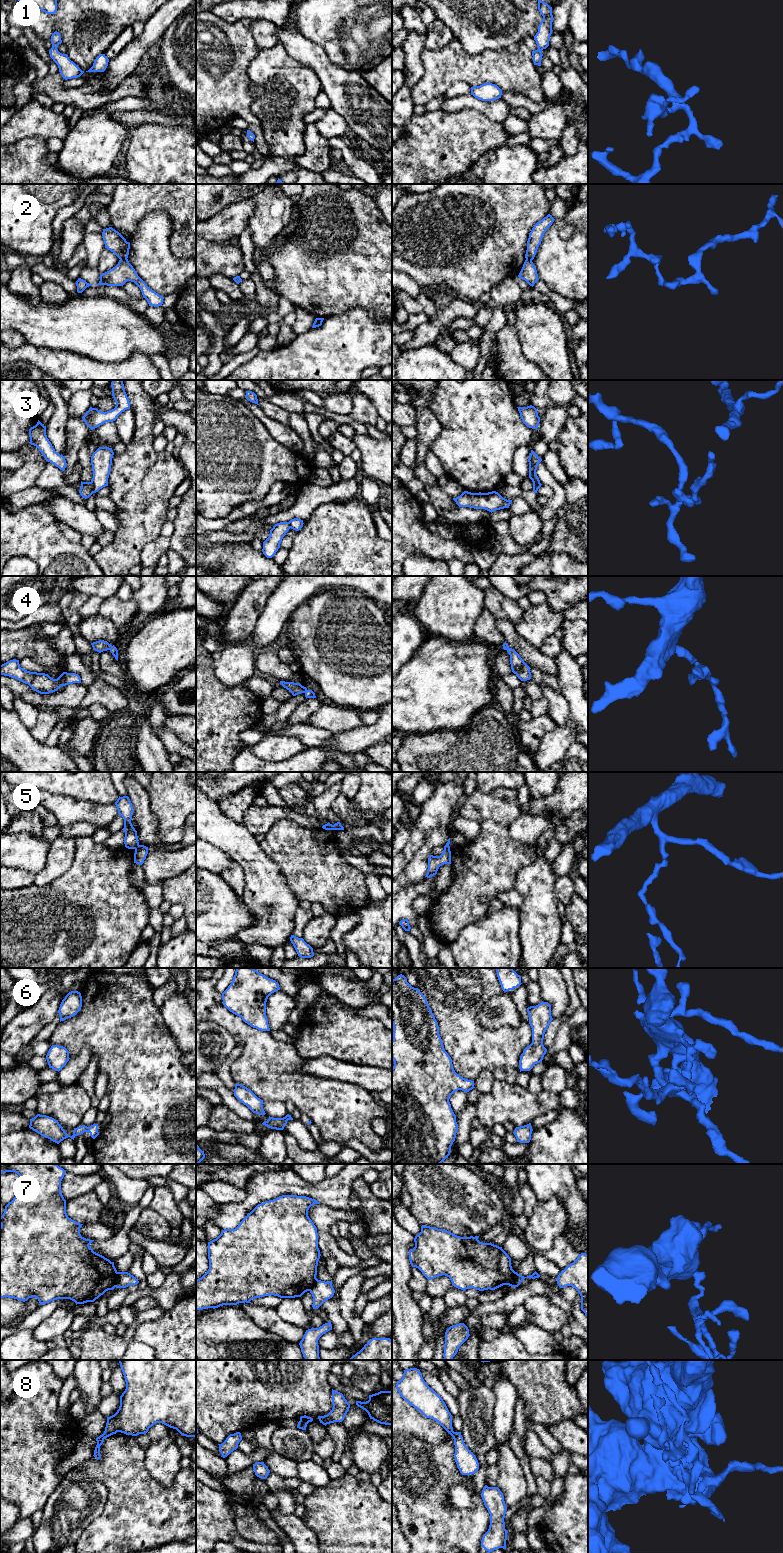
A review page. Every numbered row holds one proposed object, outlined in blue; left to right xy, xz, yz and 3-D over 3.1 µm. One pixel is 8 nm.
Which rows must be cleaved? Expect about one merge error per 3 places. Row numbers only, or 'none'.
2, 3, 5, 7, 8

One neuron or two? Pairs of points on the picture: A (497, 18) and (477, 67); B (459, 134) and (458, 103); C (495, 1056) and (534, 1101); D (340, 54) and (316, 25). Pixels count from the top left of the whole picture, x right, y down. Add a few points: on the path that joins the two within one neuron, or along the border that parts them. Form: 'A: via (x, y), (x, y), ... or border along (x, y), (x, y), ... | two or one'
A: border along (461, 43), (469, 54), (507, 49) | two
B: border along (439, 109), (454, 111), (471, 108), (481, 113) | two
C: border along (495, 1078), (515, 1084) | two
D: via (338, 47), (323, 32) | one

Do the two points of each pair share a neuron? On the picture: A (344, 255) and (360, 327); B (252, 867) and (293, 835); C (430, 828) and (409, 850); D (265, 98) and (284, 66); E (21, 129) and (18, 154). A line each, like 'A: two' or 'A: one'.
A: two
B: two
C: two
D: one
E: two

